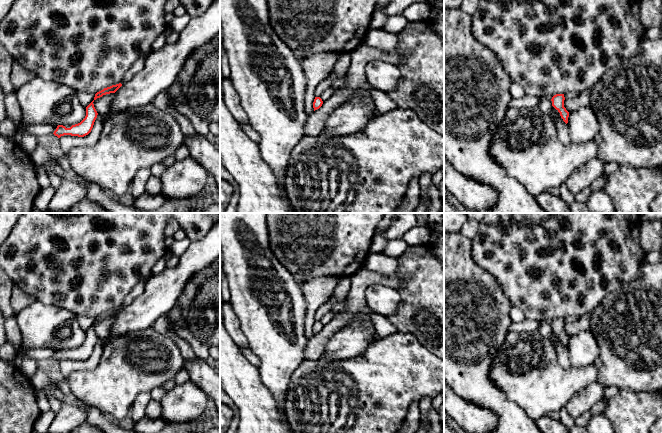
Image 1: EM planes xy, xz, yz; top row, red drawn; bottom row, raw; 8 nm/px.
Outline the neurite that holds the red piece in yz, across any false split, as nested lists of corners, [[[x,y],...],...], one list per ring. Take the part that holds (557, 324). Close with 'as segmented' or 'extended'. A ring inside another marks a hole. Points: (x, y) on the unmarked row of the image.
[[[556,318],[552,321],[552,330],[560,337],[561,342],[567,348],[569,336],[564,331],[564,318]]]; as segmented

